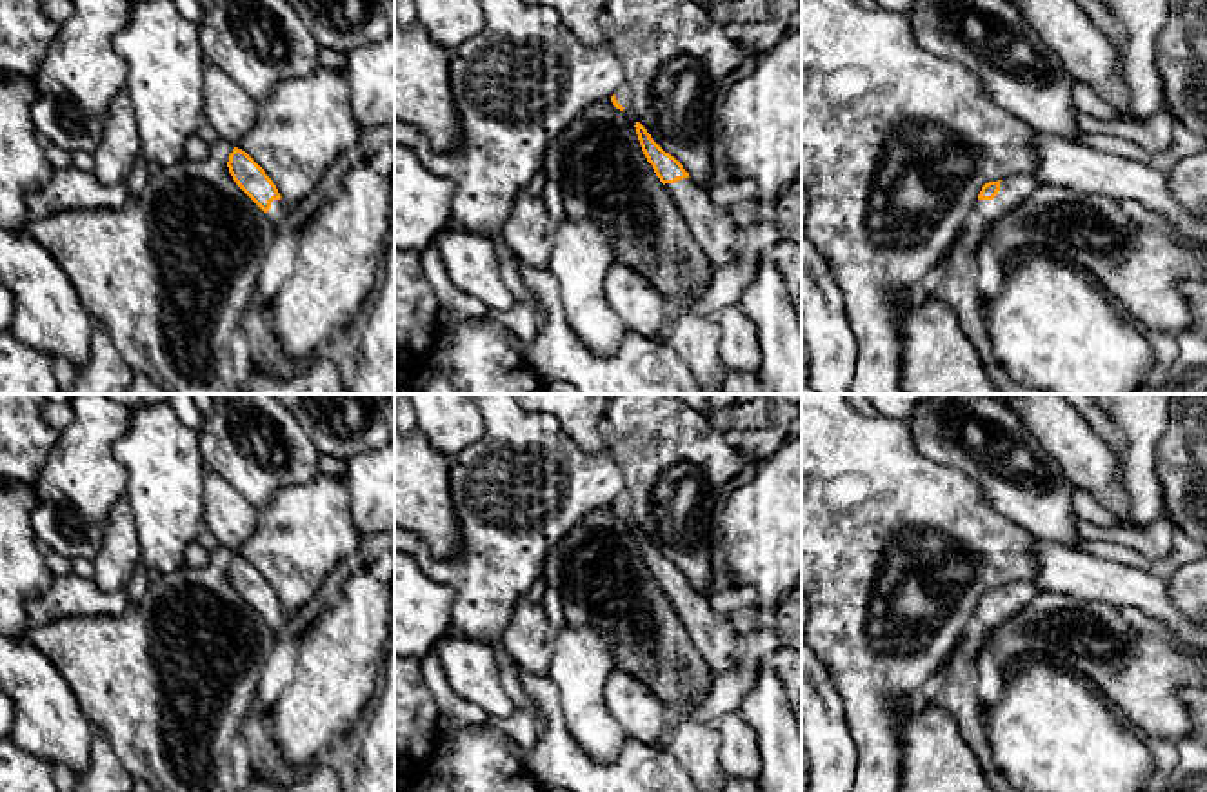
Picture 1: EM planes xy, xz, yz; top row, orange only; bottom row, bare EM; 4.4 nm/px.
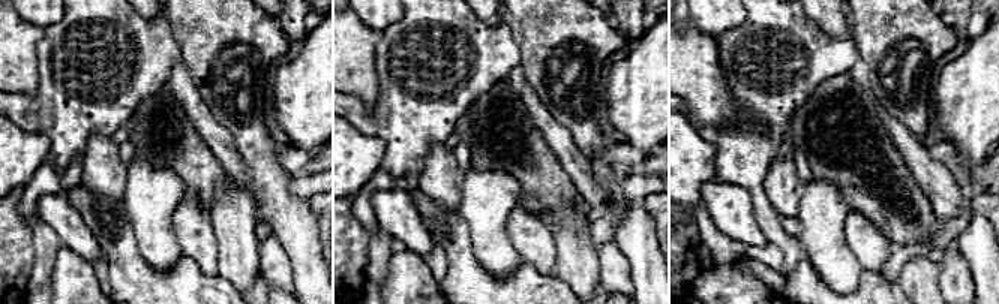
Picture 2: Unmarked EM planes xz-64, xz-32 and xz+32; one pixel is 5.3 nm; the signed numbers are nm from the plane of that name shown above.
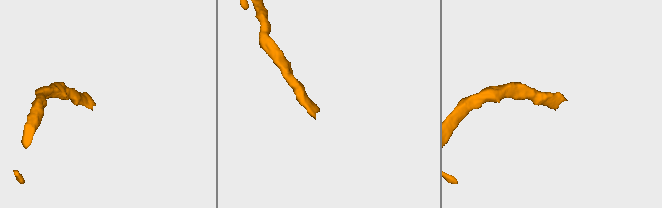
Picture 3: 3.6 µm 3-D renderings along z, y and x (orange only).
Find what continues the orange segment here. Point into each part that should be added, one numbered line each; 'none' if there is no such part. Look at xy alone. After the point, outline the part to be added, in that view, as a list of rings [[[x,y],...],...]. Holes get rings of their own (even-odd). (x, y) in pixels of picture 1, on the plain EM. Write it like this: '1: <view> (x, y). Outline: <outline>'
1: xy (279, 616). Outline: [[[280,605],[271,609],[271,616],[265,619],[273,630],[284,629],[291,614]]]

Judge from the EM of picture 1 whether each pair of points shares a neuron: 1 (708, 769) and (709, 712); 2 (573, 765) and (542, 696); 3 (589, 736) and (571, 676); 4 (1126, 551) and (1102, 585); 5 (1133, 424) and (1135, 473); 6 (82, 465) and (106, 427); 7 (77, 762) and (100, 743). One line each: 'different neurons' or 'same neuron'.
1: different neurons
2: same neuron
3: same neuron
4: different neurons
5: same neuron
6: same neuron
7: different neurons

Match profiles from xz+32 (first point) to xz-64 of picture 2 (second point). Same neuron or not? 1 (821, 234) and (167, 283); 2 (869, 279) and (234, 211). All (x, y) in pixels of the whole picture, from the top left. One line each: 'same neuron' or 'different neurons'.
1: different neurons
2: different neurons

